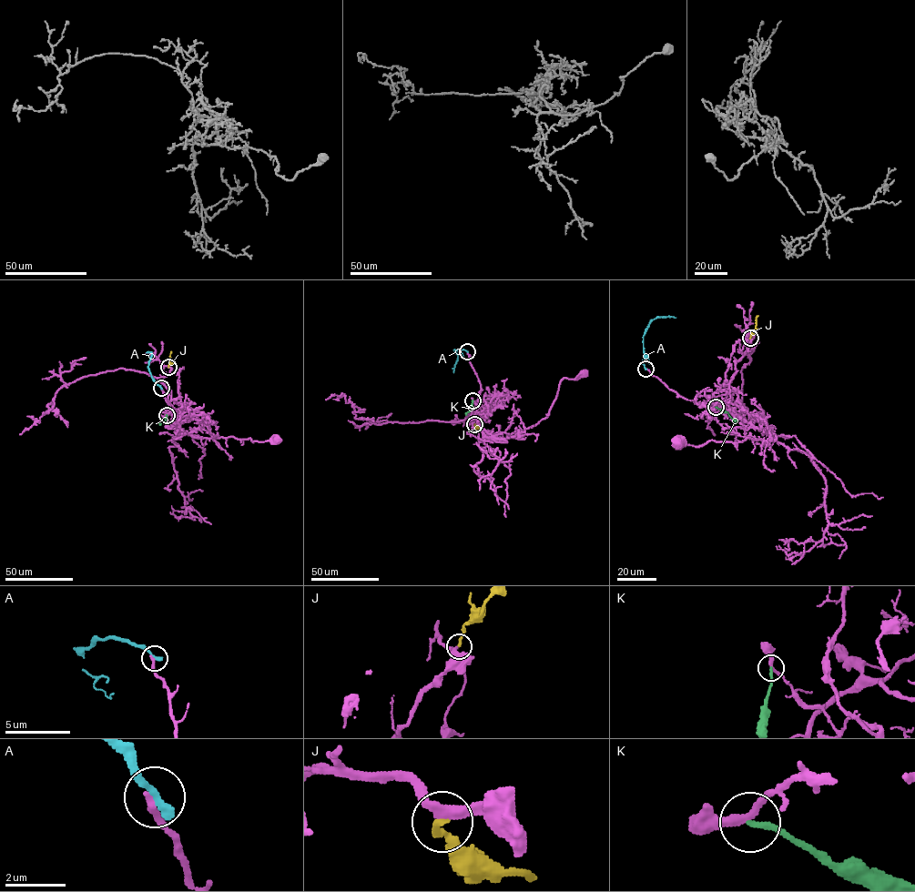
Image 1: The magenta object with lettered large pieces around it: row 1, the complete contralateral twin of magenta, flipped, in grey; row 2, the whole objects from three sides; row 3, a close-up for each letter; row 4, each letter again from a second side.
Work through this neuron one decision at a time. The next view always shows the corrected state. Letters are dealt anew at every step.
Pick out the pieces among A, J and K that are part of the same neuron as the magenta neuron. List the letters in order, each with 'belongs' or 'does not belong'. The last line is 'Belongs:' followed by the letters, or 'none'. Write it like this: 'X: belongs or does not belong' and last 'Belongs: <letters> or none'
A: does not belong
J: belongs
K: does not belong
Belongs: J

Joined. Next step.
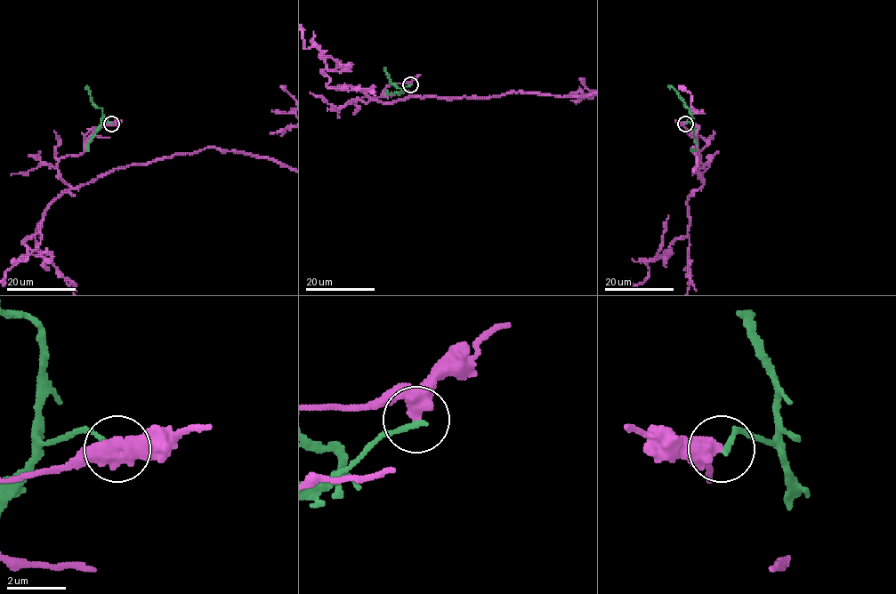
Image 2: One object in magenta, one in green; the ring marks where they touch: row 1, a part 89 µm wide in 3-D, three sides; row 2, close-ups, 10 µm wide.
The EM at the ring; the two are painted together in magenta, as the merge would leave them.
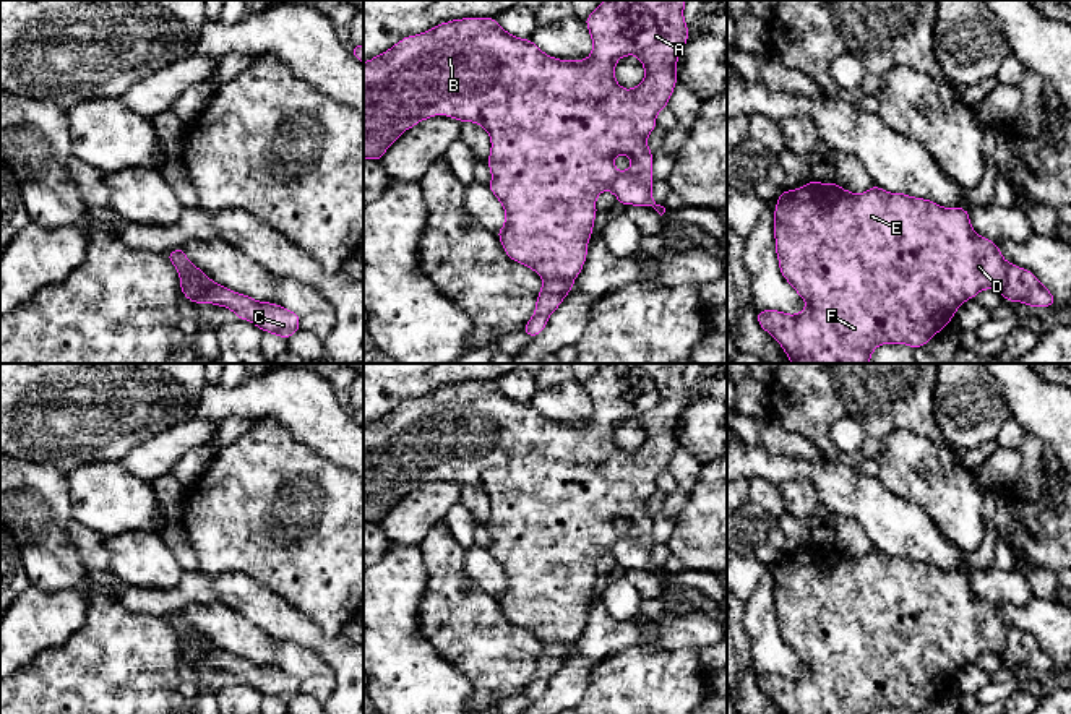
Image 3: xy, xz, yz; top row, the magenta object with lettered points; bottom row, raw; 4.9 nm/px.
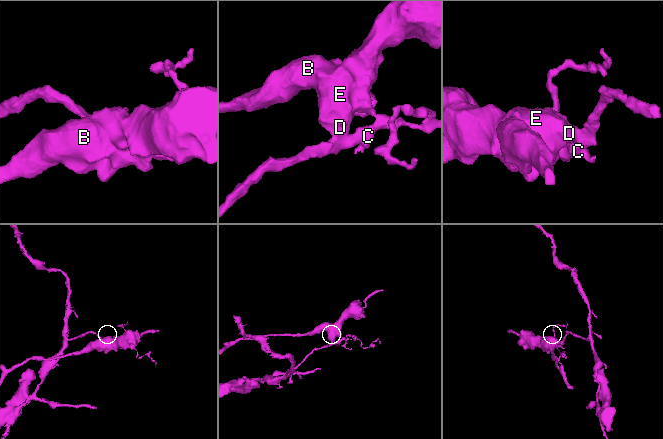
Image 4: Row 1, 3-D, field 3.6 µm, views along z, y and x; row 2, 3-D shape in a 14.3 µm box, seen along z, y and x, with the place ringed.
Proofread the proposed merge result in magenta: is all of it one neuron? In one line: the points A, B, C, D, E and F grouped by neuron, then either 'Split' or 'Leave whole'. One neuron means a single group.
Groups: A B D E F / C. Split

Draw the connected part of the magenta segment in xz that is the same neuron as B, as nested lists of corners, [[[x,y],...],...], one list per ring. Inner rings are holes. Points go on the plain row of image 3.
[[[604,363],[599,370],[584,383],[591,402],[592,417],[586,424],[560,424],[544,417],[531,402],[519,402],[506,396],[495,381],[462,381],[440,386],[438,389],[415,398],[406,399],[396,406],[386,415],[363,425],[363,523],[380,524],[386,513],[407,493],[415,490],[419,485],[427,484],[433,479],[448,479],[459,485],[474,485],[488,495],[492,513],[487,527],[492,536],[492,545],[488,547],[490,555],[498,561],[505,571],[505,589],[497,596],[505,617],[516,626],[521,626],[536,634],[544,644],[573,644],[579,639],[586,620],[587,607],[592,599],[594,583],[599,576],[596,571],[596,561],[609,553],[612,555],[620,568],[625,570],[651,570],[660,579],[665,571],[652,563],[652,526],[654,518],[647,511],[647,500],[657,490],[657,477],[667,471],[670,459],[677,448],[677,425],[682,412],[688,406],[688,388],[683,381],[683,372],[686,363]],[[626,419],[636,419],[644,430],[644,443],[633,453],[623,453],[615,445],[615,427]],[[618,518],[631,521],[631,531],[620,536],[613,529],[613,523]]]

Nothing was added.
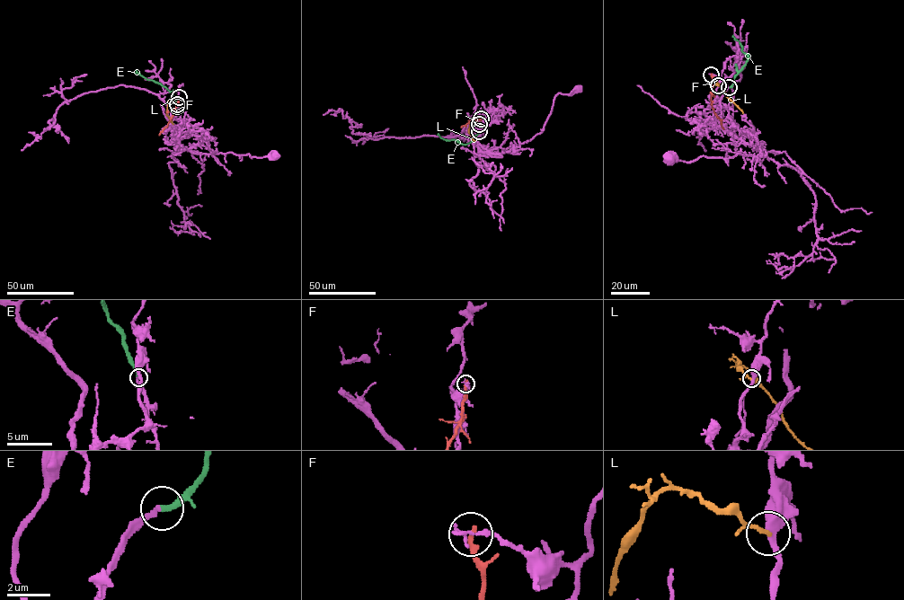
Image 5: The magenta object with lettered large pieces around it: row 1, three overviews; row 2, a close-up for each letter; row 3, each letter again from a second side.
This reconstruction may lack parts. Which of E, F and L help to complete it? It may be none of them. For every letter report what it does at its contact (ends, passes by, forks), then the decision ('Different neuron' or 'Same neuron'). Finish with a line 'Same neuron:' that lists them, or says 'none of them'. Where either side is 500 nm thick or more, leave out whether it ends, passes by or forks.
E: It ends there. Same neuron
F: It ends there. Different neuron
L: It ends there. Different neuron
Same neuron: E

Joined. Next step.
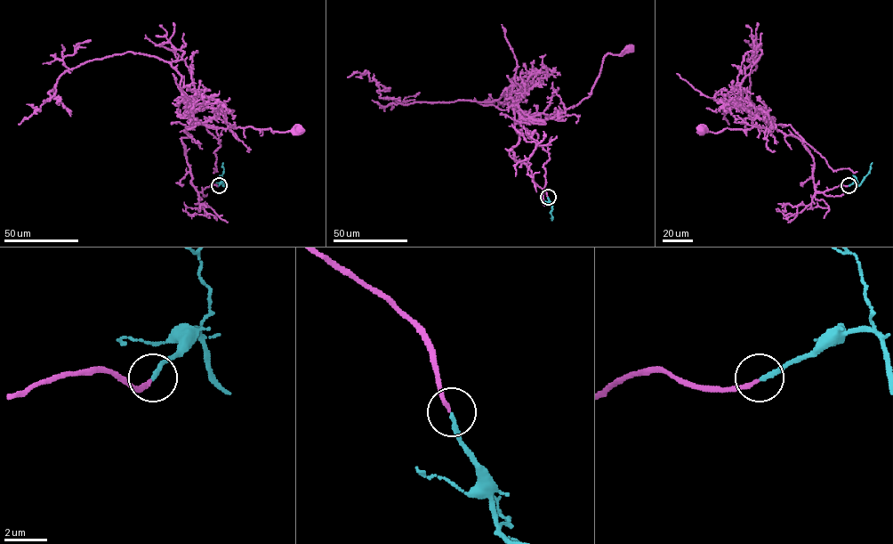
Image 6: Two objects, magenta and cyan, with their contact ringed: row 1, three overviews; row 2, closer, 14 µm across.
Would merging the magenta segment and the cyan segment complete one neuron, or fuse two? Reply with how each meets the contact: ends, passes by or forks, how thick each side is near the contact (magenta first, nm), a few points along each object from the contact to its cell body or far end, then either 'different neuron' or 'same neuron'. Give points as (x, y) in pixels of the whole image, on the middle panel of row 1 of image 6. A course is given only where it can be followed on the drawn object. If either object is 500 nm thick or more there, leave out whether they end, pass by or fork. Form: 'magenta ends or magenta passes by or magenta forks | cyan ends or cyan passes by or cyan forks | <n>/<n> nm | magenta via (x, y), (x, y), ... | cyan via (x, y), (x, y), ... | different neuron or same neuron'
magenta ends | cyan ends | 180/200 nm | magenta via (547, 197), (525, 163), (514, 160), (514, 125), (552, 118), (578, 104), (590, 94), (603, 58), (629, 48) | cyan via (548, 197), (552, 221) | same neuron

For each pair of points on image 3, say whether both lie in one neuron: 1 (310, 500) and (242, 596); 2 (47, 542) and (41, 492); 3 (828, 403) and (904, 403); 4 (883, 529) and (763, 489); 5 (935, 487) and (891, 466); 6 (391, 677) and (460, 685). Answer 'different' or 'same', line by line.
1: different
2: same
3: same
4: different
5: same
6: same

